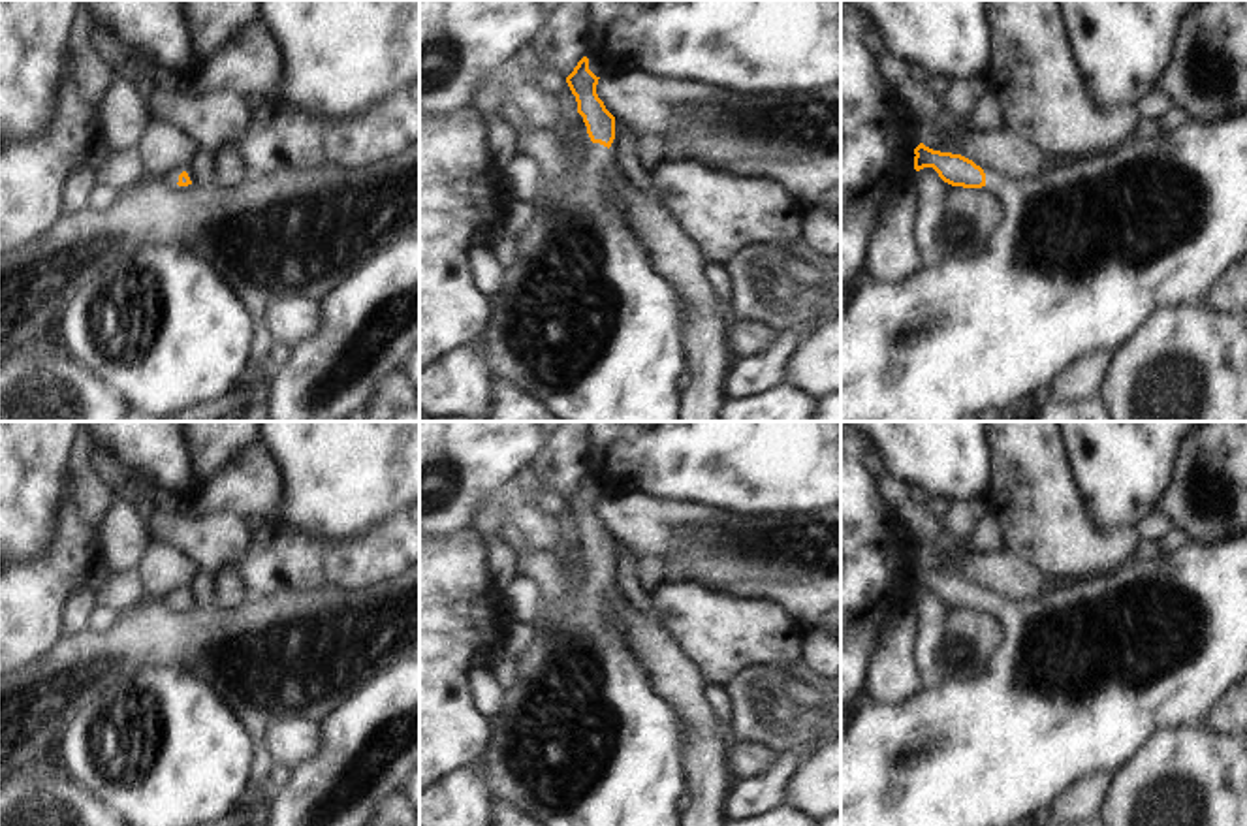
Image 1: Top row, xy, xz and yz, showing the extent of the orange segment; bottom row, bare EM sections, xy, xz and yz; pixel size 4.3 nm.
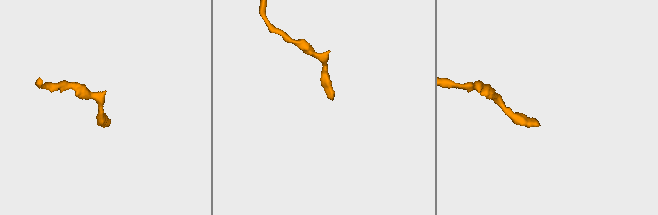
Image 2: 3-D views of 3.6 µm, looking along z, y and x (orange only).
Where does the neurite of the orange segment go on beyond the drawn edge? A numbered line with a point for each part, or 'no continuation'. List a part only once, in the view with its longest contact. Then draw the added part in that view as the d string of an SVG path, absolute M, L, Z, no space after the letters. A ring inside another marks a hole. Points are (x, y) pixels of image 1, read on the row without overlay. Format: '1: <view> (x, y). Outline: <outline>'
1: xz (582, 738). Outline: M592 564L566 596L532 623L529 647L515 657L515 685L506 689L481 753L483 781L495 800L506 800L542 826L679 826L675 802L687 792L681 770L683 723L653 689L623 632L604 613L602 595L615 589L613 574Z

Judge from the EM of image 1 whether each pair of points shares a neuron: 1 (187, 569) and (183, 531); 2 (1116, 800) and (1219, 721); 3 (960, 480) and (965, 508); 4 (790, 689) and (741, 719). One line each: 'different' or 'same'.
1: different
2: different
3: different
4: same

